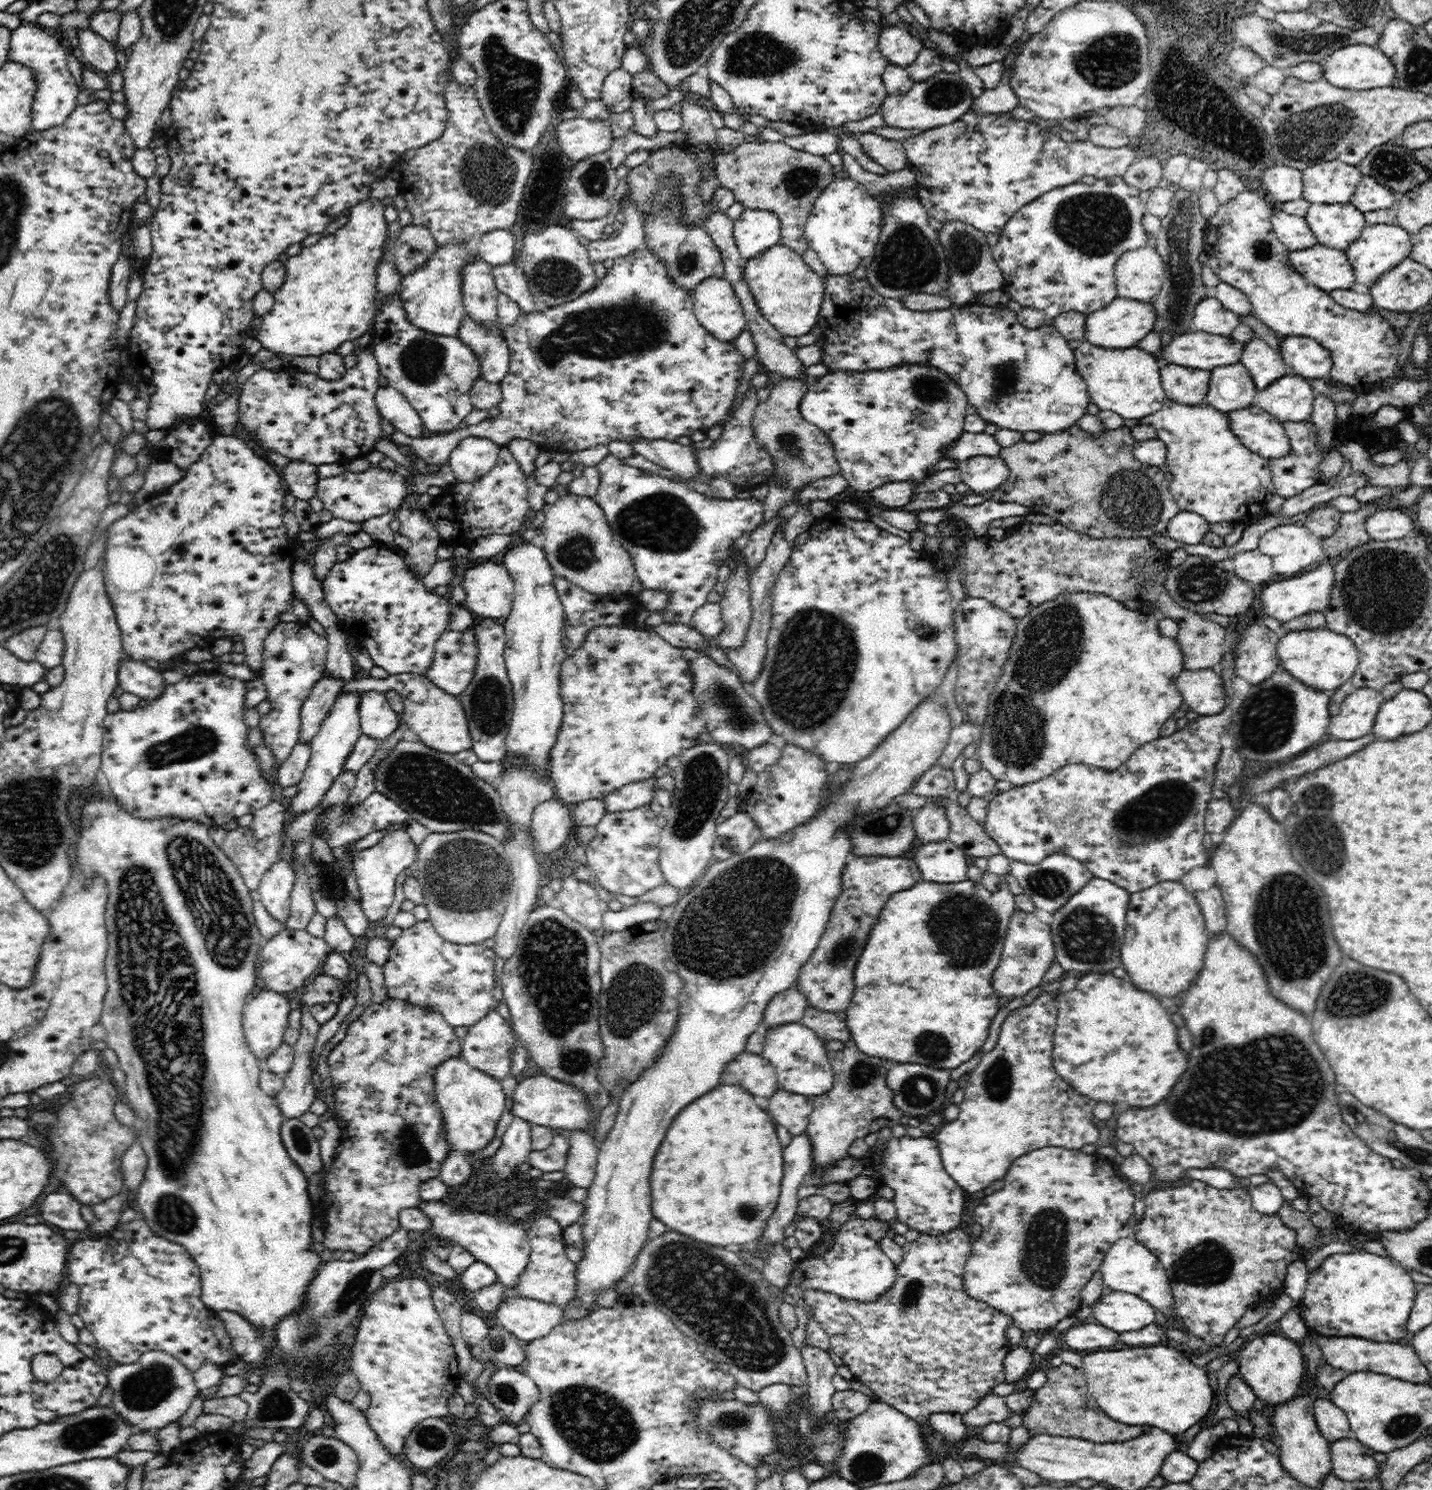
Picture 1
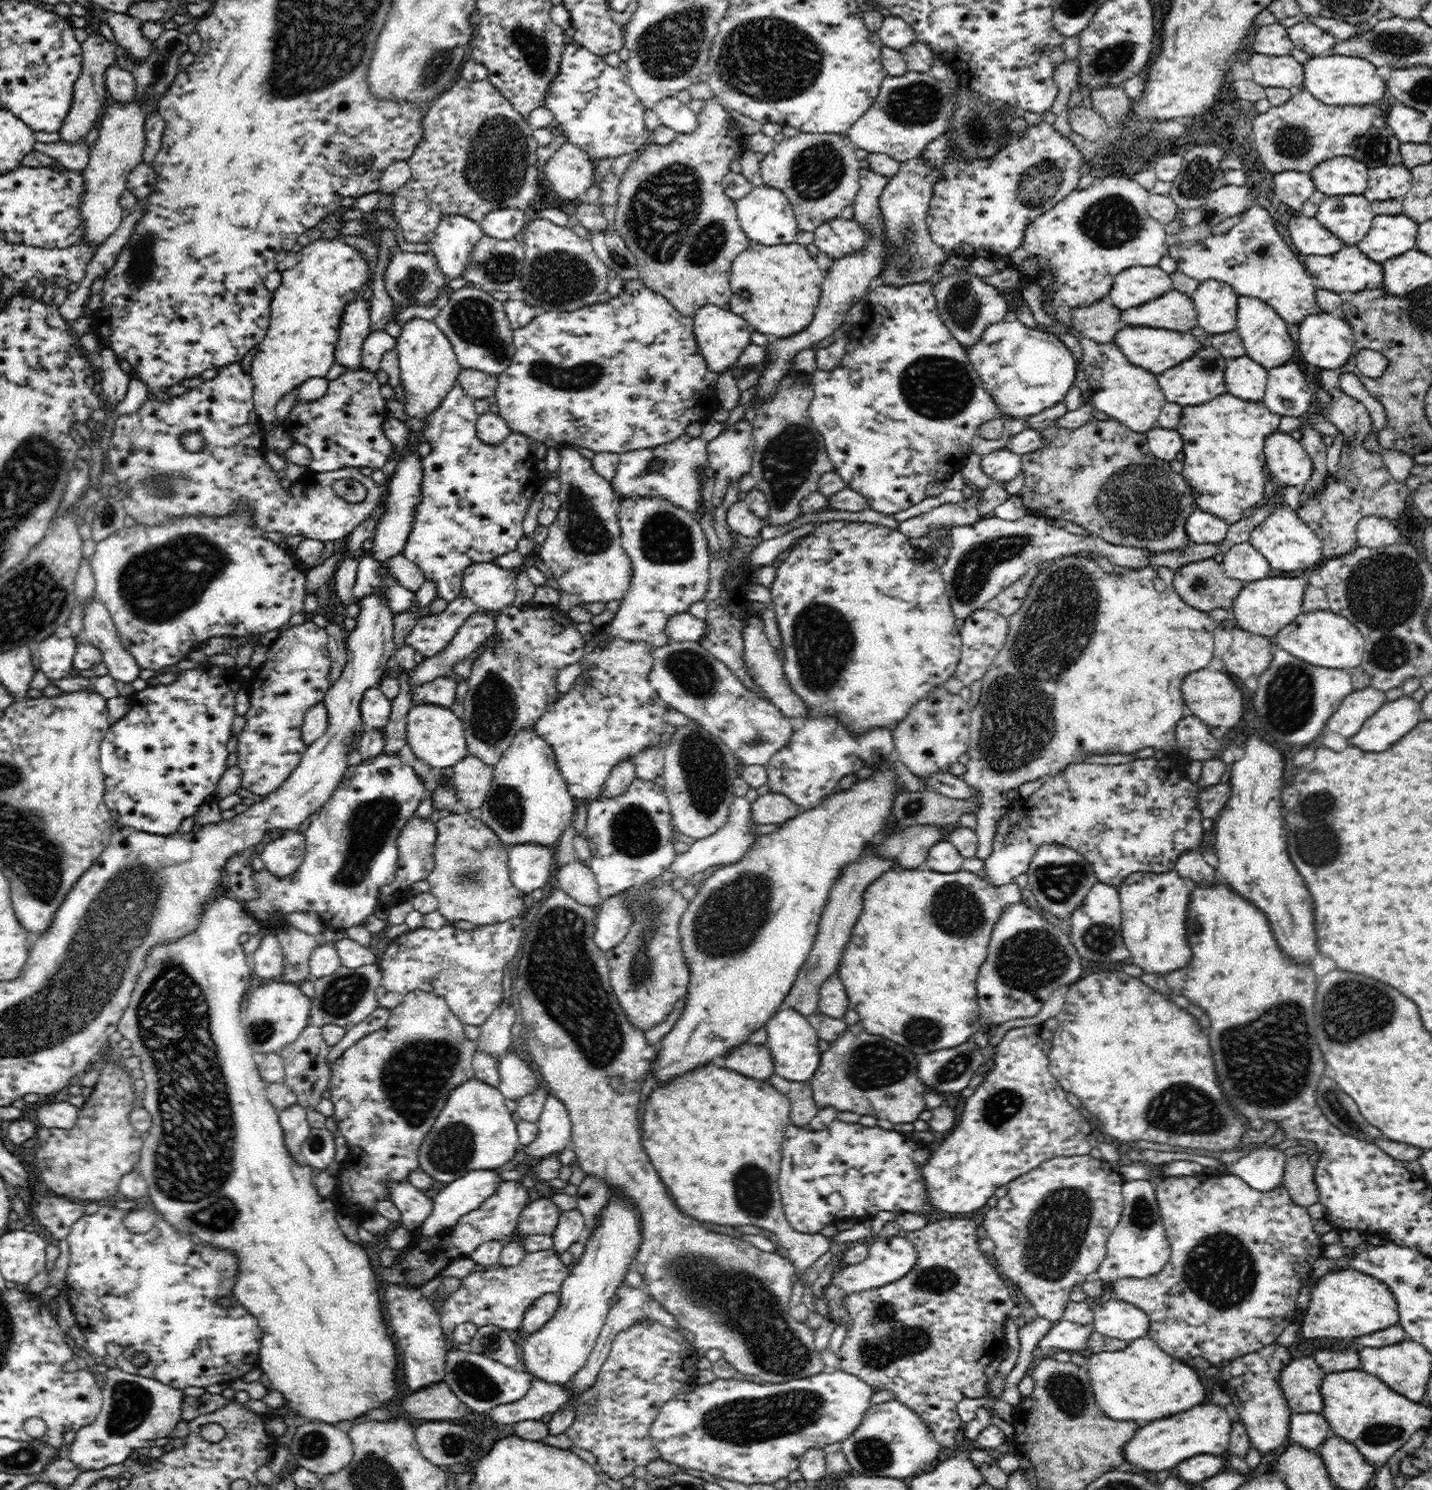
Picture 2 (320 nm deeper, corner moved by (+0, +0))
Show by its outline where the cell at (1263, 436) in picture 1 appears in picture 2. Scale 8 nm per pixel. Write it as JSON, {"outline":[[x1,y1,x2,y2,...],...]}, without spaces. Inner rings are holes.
{"outline":[[1272,432,1264,440,1265,462,1275,481,1301,488,1312,476,1313,462,1301,441,1290,433]]}

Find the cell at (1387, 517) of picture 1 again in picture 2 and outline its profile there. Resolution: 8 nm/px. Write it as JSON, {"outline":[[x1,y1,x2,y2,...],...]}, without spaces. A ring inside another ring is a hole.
{"outline":[[1364,516,1356,526,1357,545,1366,548,1382,548,1398,540,1398,530,1390,518]]}

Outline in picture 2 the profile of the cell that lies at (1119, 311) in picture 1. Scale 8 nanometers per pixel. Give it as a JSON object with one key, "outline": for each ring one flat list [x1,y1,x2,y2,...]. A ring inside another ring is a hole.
{"outline":[[1173,289,1141,306,1122,310,1120,319,1122,319,1124,327,1190,332,1198,325,1196,314,1191,298]]}

